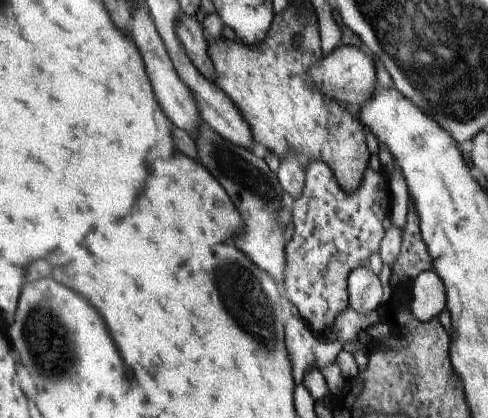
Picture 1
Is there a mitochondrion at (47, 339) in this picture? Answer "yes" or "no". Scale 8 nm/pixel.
yes

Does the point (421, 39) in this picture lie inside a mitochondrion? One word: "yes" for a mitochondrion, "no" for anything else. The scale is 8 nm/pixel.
yes

